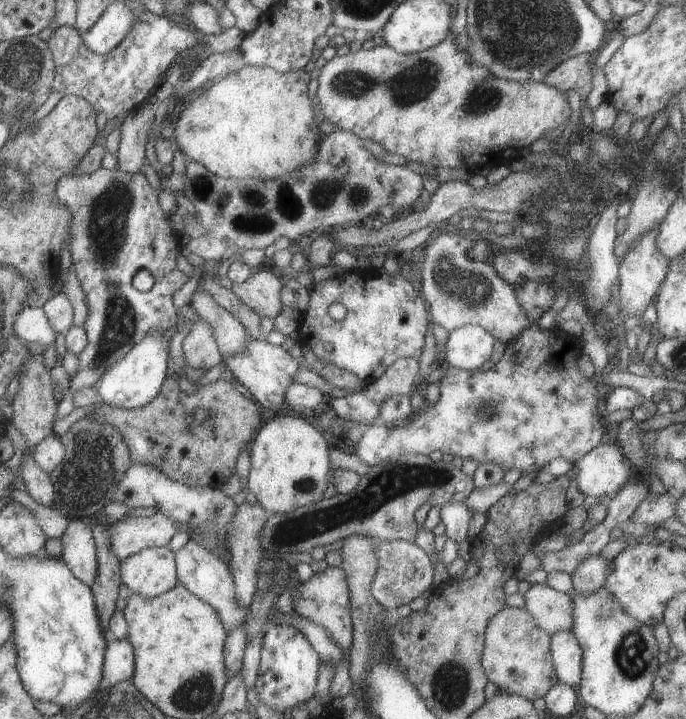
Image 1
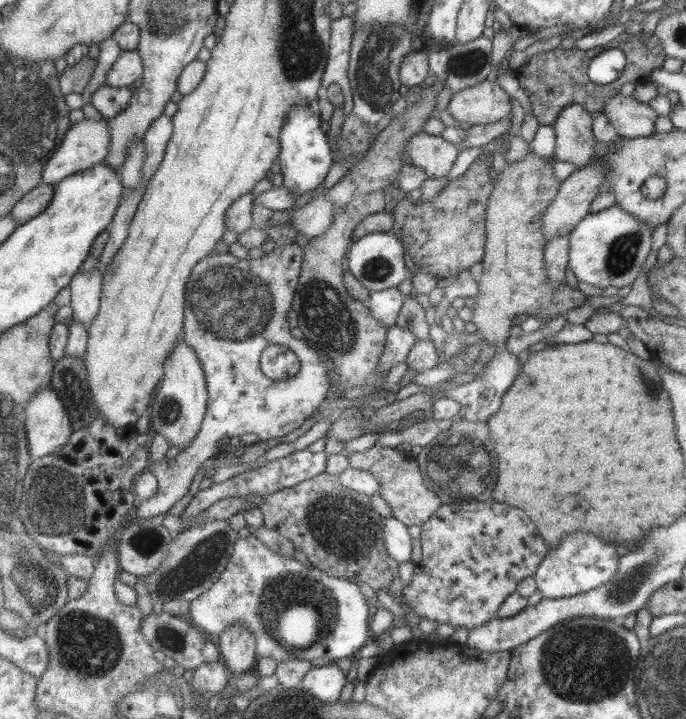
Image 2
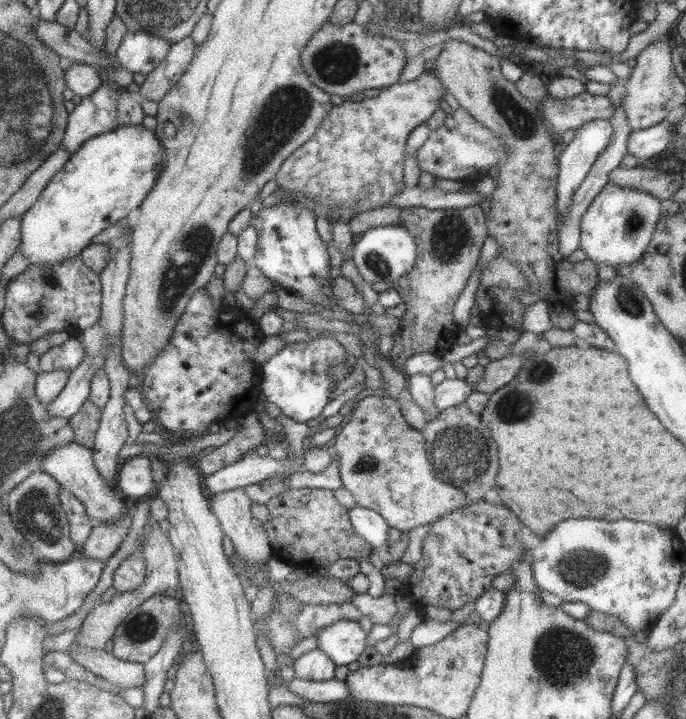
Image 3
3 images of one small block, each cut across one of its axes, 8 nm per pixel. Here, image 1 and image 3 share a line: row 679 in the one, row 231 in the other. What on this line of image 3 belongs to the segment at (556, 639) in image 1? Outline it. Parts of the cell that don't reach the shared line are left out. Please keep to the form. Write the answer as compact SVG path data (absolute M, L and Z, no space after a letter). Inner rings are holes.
M610 85L610 90L608 90L606 96L610 97L612 103L614 103L614 114L612 114L612 118L609 120L613 126L612 139L610 139L608 146L604 148L604 152L598 156L596 162L592 165L592 168L586 175L586 178L582 181L582 184L578 189L576 189L574 199L572 199L572 205L568 207L568 217L559 224L559 250L564 257L568 257L580 248L580 222L582 222L582 214L588 210L590 202L600 194L602 188L610 182L610 172L615 168L619 168L620 161L624 158L624 155L628 150L627 142L632 130L630 130L630 124L628 124L628 120L626 120L626 110L624 110L624 92L614 91L612 85Z

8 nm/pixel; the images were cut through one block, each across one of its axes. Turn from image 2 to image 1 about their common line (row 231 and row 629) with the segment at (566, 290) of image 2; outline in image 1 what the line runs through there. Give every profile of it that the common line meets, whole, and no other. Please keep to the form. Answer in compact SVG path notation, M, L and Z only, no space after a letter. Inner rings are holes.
M505 606L490 618L485 630L482 666L490 682L499 690L518 694L528 700L542 698L559 683L550 650L551 634L542 630L525 608Z

